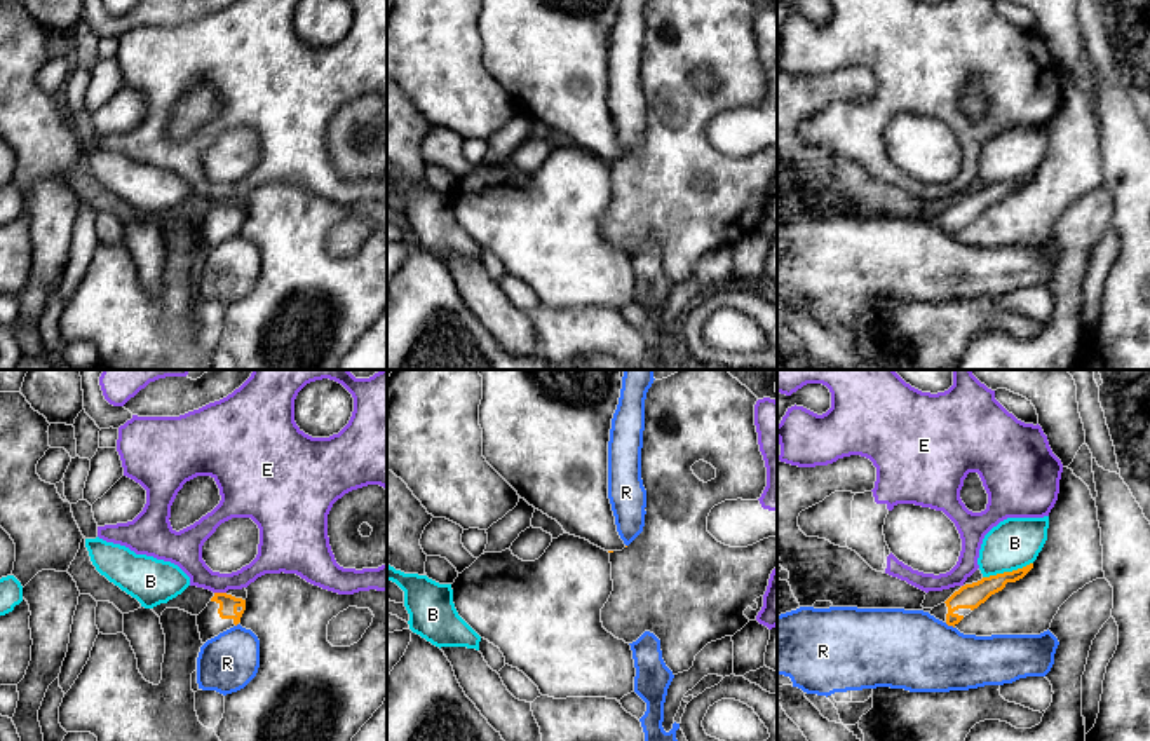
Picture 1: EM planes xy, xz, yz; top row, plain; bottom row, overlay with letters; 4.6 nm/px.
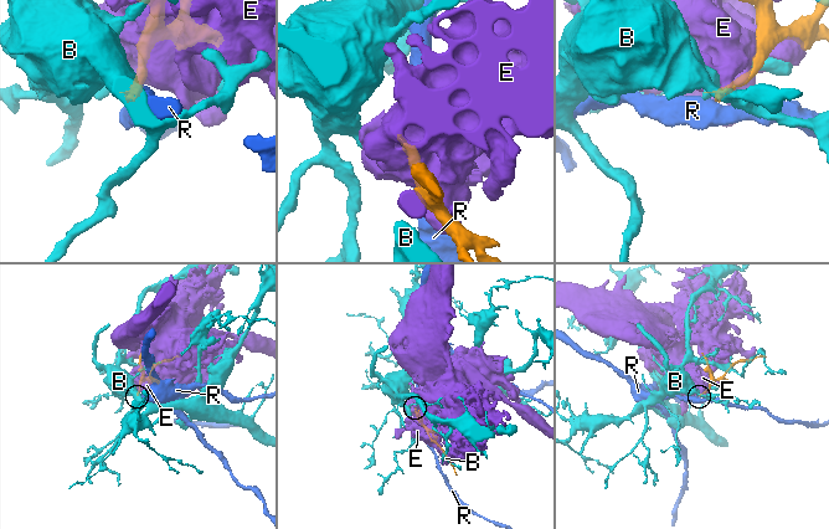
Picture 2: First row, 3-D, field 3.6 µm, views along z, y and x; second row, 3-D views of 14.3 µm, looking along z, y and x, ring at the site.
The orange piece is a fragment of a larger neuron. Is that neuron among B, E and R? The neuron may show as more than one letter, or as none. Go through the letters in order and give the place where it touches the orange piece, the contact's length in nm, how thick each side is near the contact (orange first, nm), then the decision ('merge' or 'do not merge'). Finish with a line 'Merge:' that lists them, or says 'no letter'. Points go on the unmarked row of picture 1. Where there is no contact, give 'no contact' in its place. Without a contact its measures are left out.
B: yz (1007, 182) | 240 nm | 110/240 nm | do not merge
E: xy (220, 203) | 60 nm | 90/150 nm | do not merge
R: yz (950, 234) | 50 nm | 110/360 nm | do not merge
Merge: no letter

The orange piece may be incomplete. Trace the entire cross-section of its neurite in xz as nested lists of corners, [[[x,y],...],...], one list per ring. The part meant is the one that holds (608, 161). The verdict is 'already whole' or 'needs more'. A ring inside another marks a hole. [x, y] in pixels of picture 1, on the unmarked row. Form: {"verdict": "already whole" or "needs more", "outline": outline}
{"verdict": "needs more", "outline": [[[483,0],[479,14],[479,35],[483,38],[483,66],[486,71],[524,108],[530,115],[556,129],[570,145],[613,162],[626,157],[615,134],[615,126],[608,108],[608,51],[612,28],[617,19],[620,0]]]}

